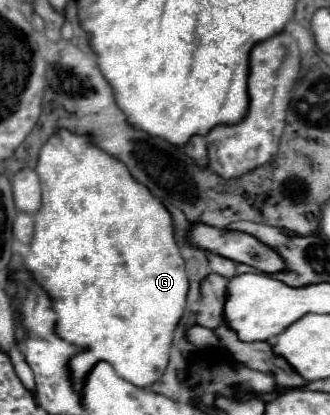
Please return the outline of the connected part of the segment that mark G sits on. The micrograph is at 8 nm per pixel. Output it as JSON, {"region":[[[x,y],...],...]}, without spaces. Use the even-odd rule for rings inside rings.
{"region":[[[59,128],[39,150],[39,158],[37,158],[37,168],[35,172],[39,174],[39,180],[41,180],[41,190],[43,190],[43,204],[39,208],[39,212],[35,214],[35,236],[33,236],[33,242],[31,242],[31,252],[25,256],[23,260],[23,266],[35,276],[35,280],[43,286],[43,290],[51,296],[53,300],[53,306],[55,306],[55,312],[57,312],[57,326],[55,326],[55,332],[75,344],[75,346],[83,346],[85,352],[77,354],[73,358],[73,368],[71,368],[71,378],[73,378],[73,386],[75,388],[81,388],[83,380],[85,380],[85,374],[91,370],[91,366],[99,360],[105,360],[109,362],[115,372],[125,378],[127,382],[135,384],[135,386],[151,386],[155,380],[161,378],[161,374],[165,372],[167,368],[167,360],[169,360],[169,350],[171,350],[171,340],[173,340],[173,332],[175,332],[175,326],[179,322],[179,318],[183,316],[183,308],[185,308],[185,296],[187,296],[187,288],[189,288],[189,282],[187,282],[187,274],[185,274],[185,262],[181,258],[181,252],[179,252],[179,246],[175,242],[175,236],[173,236],[173,218],[169,214],[169,210],[149,192],[147,186],[139,184],[129,168],[115,156],[107,154],[105,150],[97,148],[93,144],[93,138],[89,134],[75,134],[75,132],[69,132],[65,128]]]}

